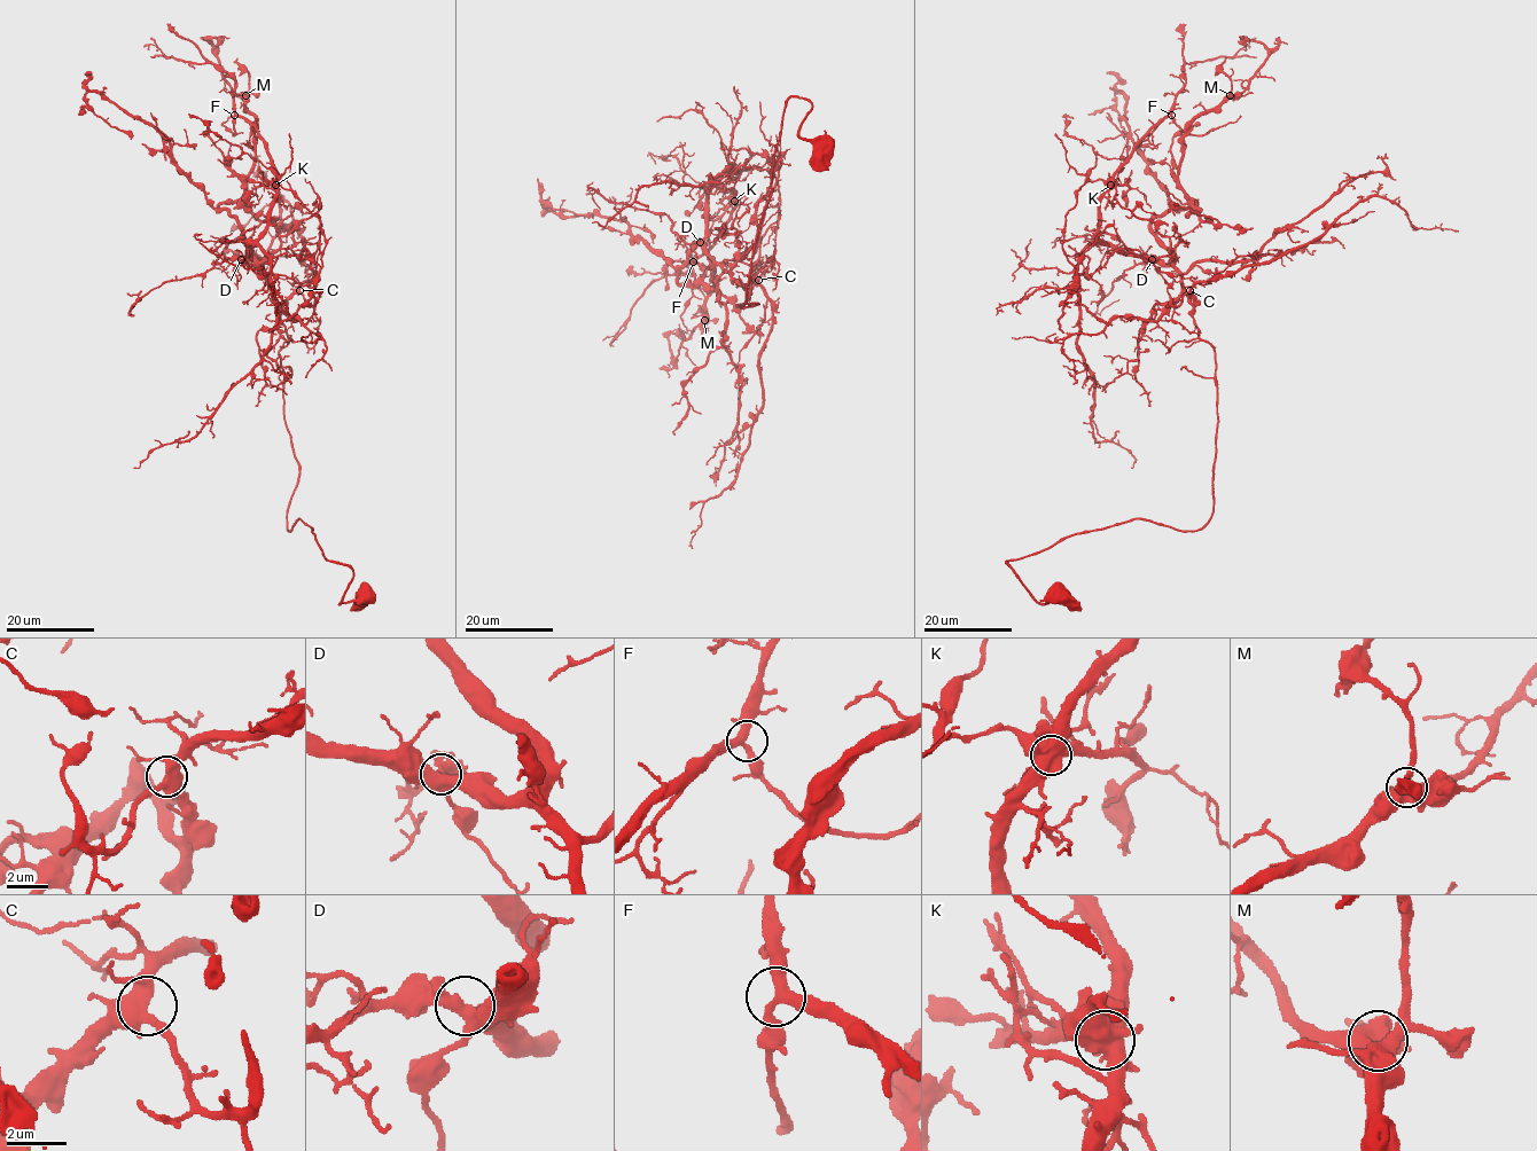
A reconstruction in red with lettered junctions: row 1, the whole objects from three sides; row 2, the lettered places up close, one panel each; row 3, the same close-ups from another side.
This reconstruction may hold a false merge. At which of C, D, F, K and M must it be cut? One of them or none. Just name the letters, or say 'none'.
K

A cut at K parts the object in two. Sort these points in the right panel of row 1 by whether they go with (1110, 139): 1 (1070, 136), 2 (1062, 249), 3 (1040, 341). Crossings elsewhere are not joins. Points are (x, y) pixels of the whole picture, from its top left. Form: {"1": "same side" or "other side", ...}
{"1": "other side", "2": "other side", "3": "same side"}

